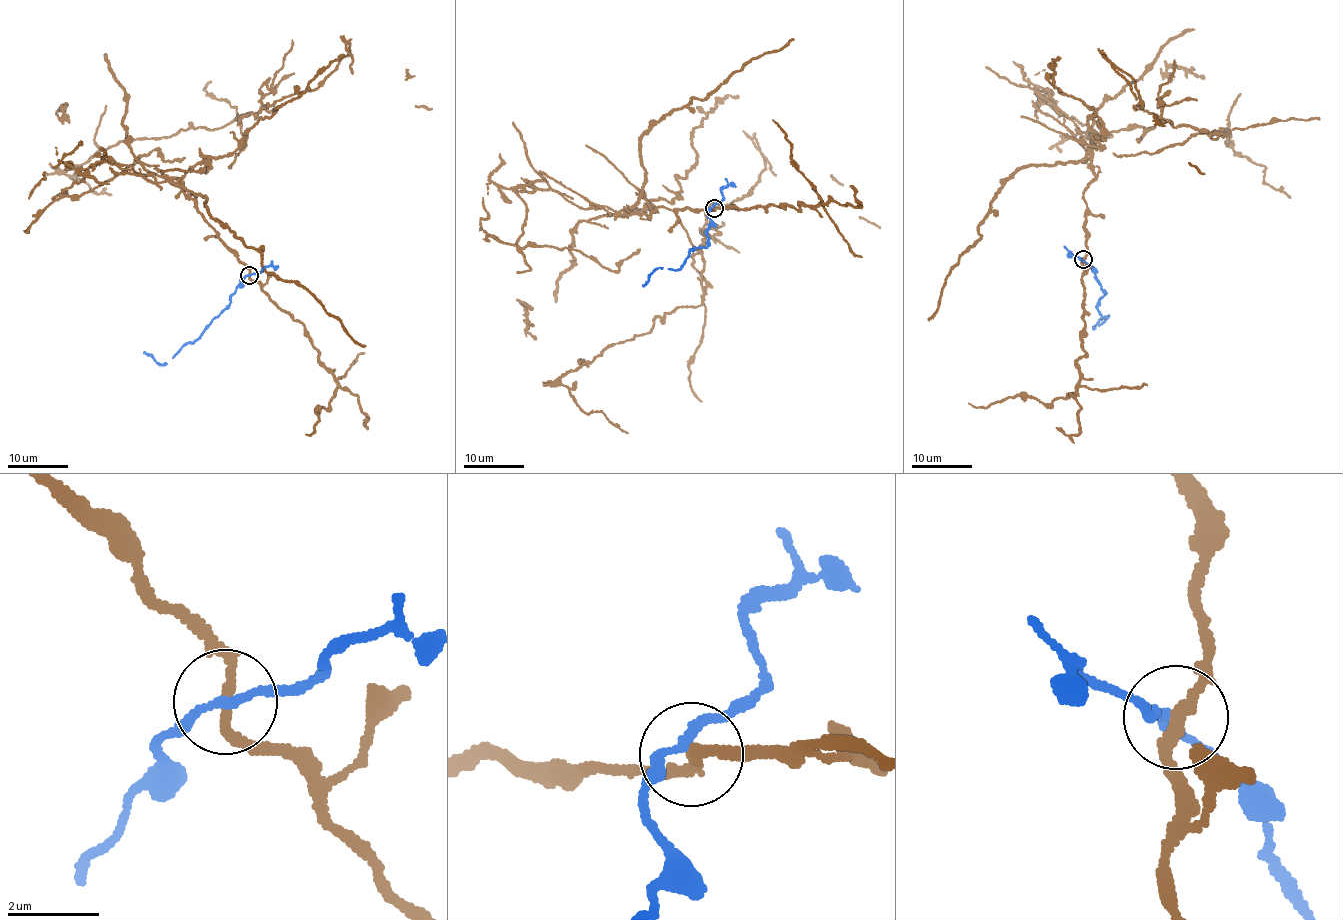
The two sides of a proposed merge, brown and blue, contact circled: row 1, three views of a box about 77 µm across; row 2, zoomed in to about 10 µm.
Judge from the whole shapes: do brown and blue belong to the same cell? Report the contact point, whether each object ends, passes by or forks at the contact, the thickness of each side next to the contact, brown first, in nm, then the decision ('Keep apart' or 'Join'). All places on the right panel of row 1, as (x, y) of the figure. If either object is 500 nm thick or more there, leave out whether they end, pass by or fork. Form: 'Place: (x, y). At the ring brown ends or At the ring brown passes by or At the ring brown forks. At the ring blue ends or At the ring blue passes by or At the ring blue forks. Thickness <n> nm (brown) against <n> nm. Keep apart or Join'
Place: (1083, 259). At the ring brown passes by. At the ring blue passes by. Thickness 220 nm (brown) against 190 nm. Keep apart

